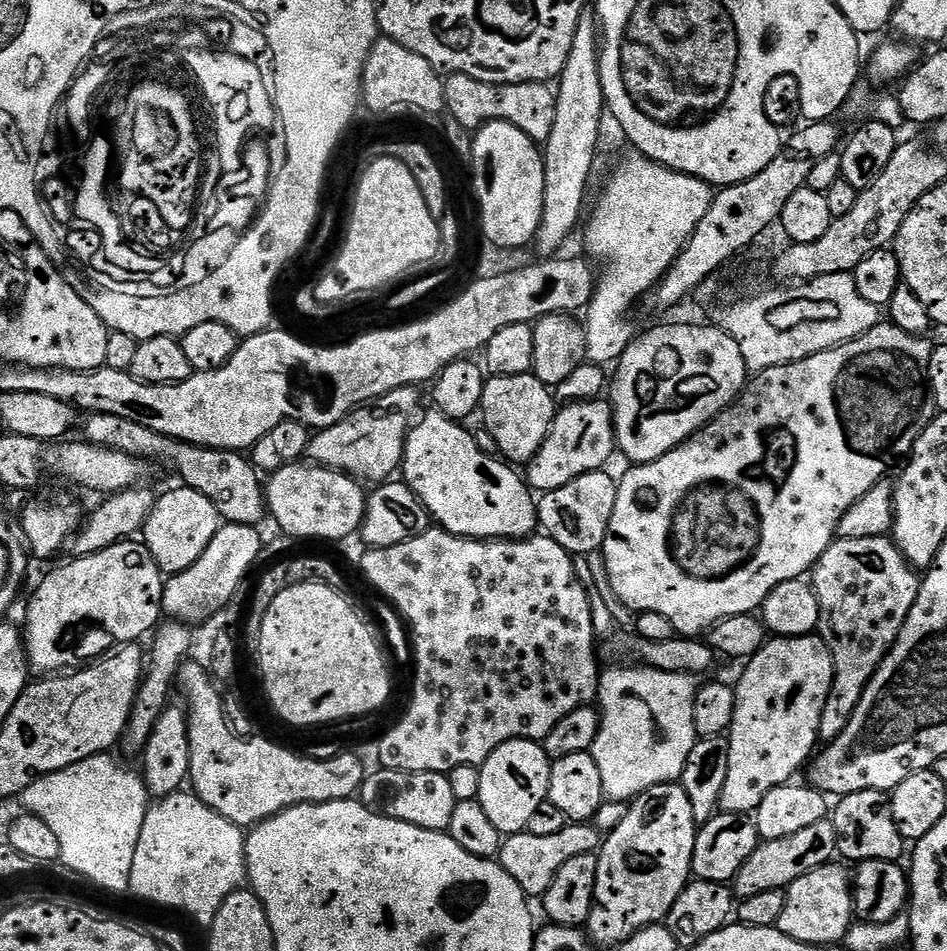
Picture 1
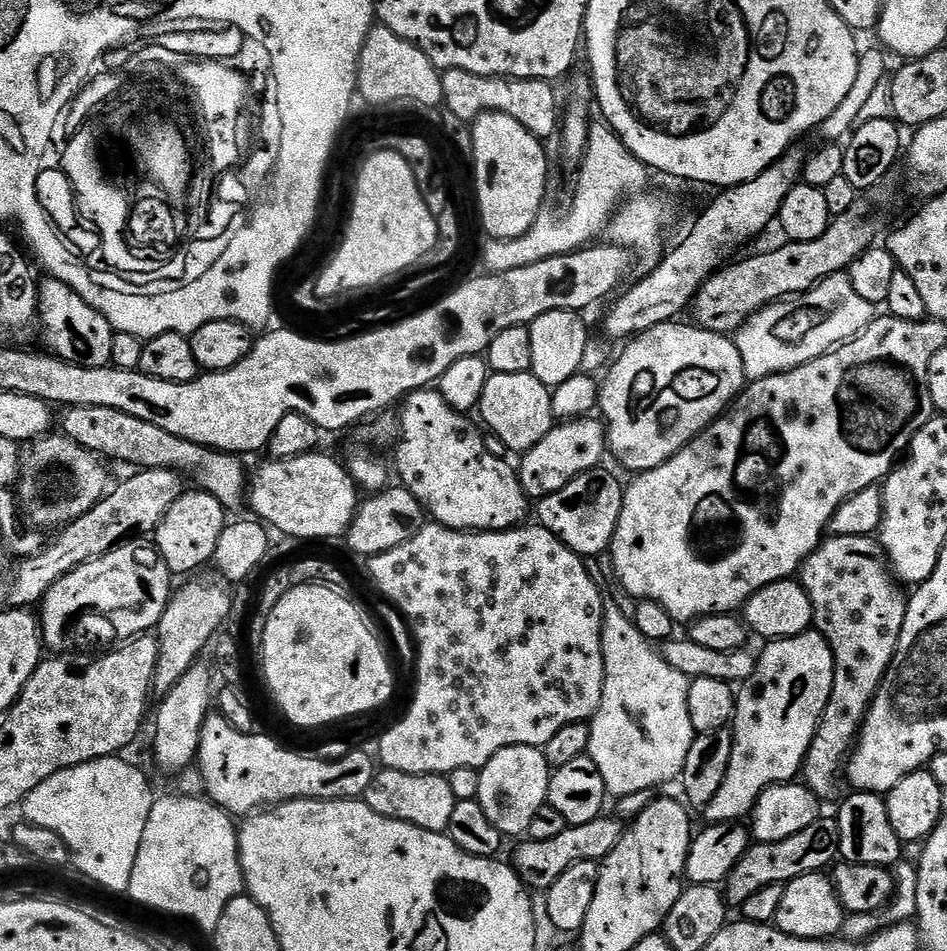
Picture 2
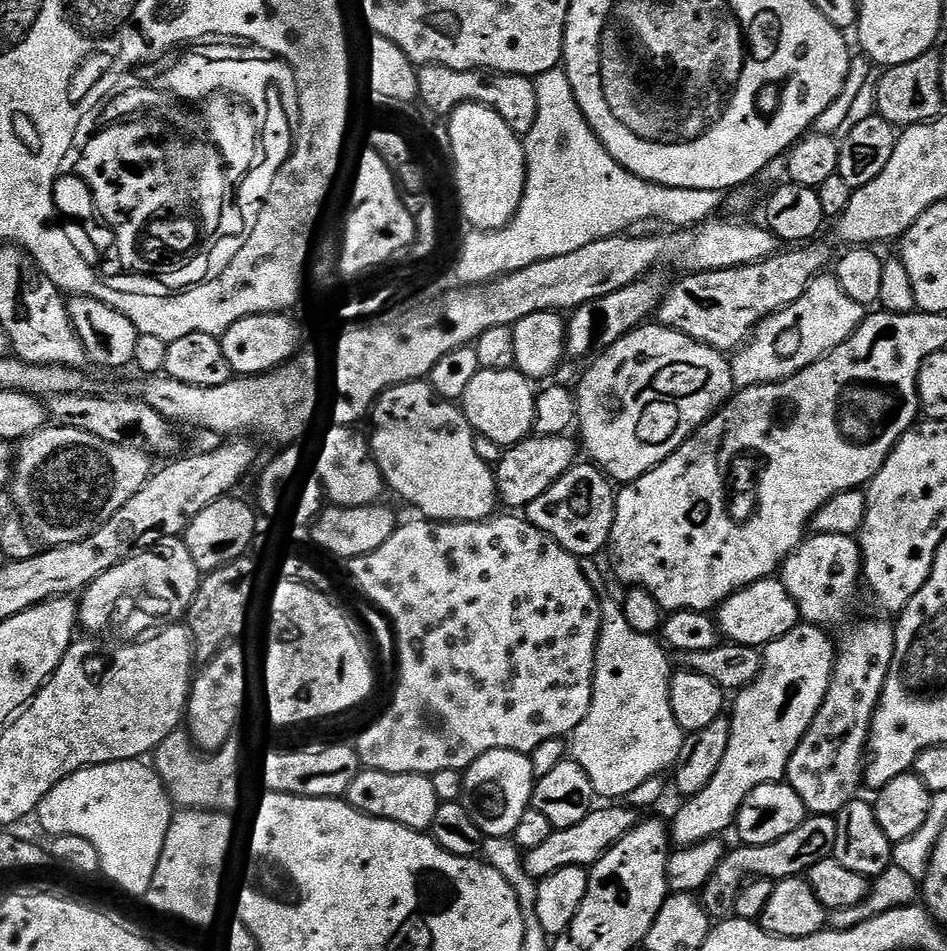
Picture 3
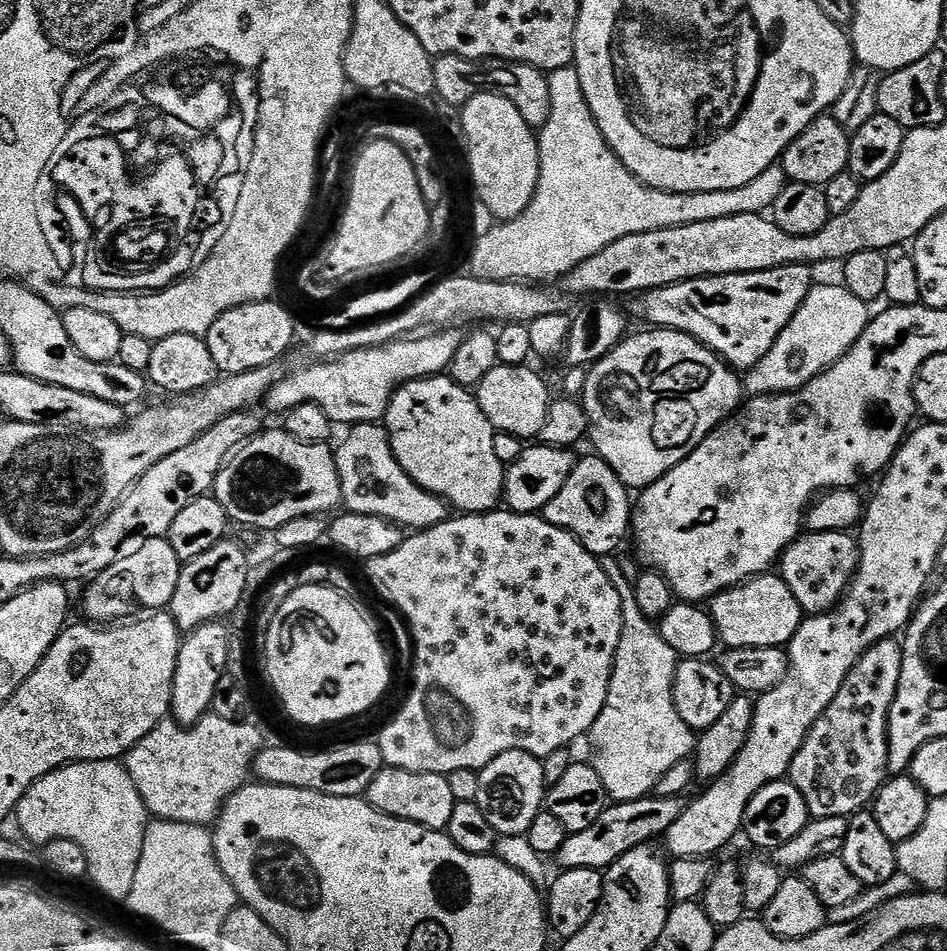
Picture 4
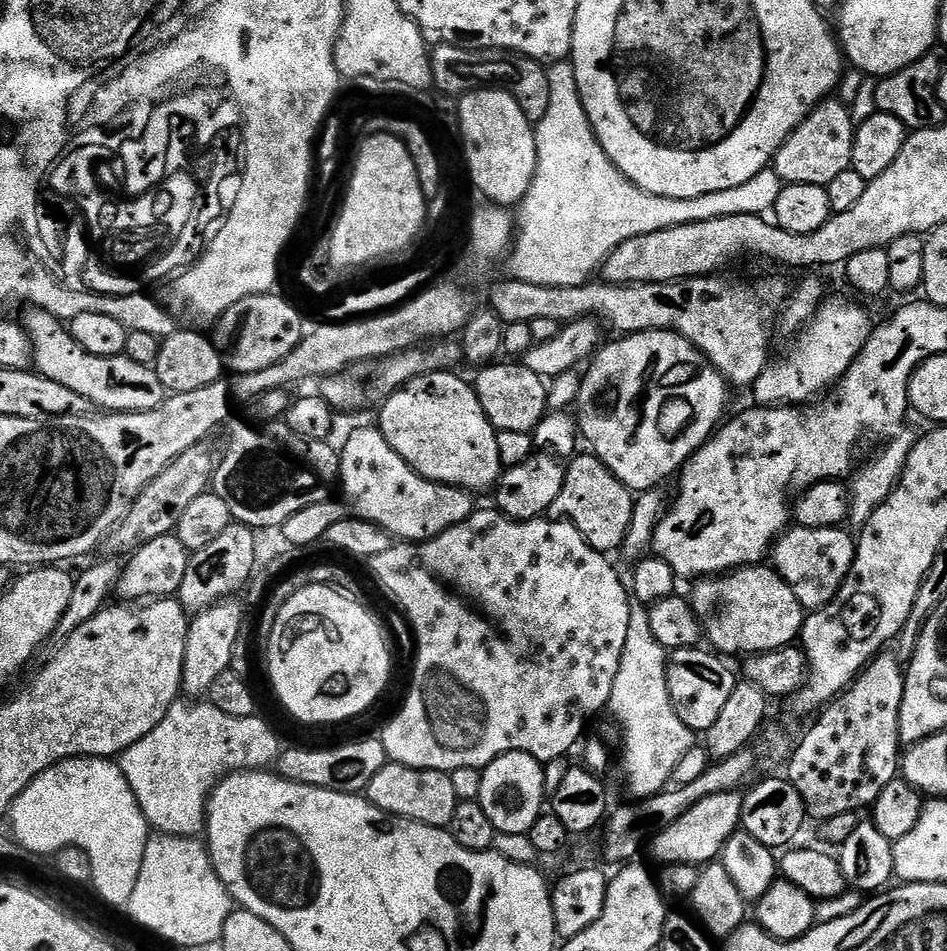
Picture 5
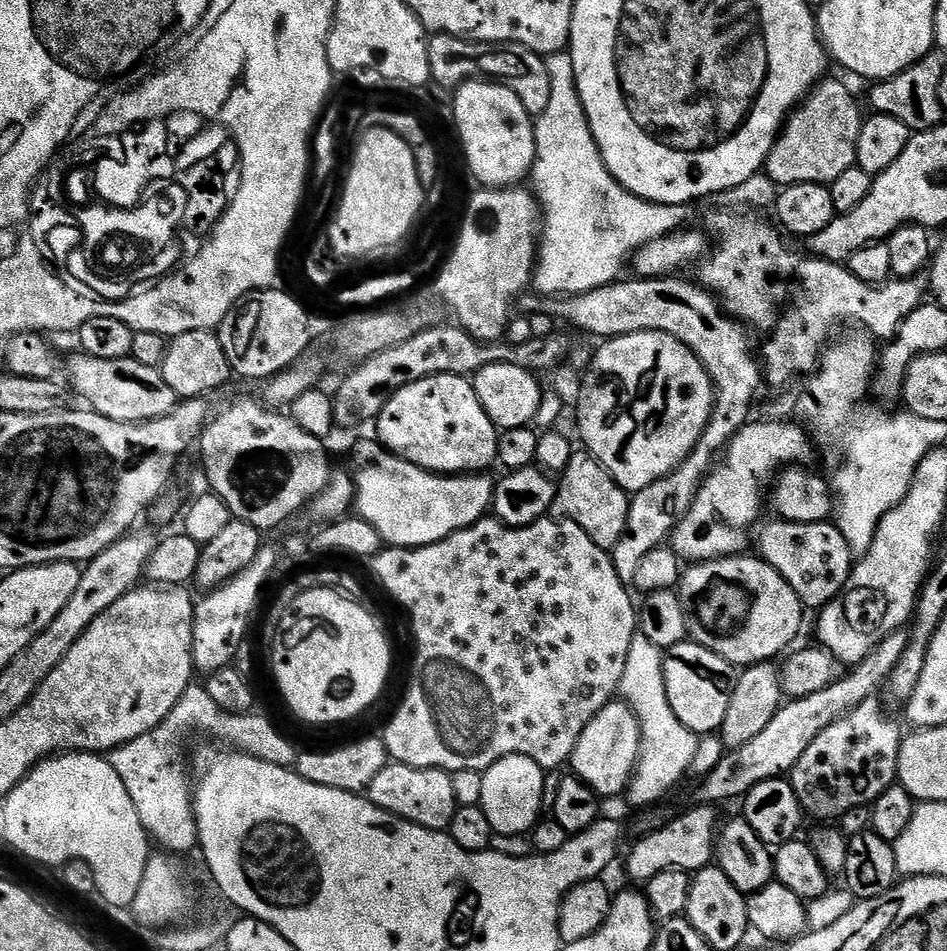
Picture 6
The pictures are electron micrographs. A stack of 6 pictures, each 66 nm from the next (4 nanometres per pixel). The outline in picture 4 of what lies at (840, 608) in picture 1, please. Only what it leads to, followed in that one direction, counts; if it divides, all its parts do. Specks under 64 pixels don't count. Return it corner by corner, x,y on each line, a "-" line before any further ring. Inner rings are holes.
808,532
797,536
794,543
784,549
778,572
805,613
831,612
848,591
860,562
857,541
850,537
848,532
-
888,638
892,640
877,639
868,647
860,660
850,670
850,674
846,674
846,682
842,682
842,686
838,690
838,694
834,694
834,702
830,702
830,706
826,706
824,713
814,722
812,729
808,731
808,736
802,742
802,746
798,750
798,754
792,759
790,769
790,782
798,790
798,794
802,794
802,798
808,807
809,817
813,820
821,820
822,818
838,818
839,816
851,818
853,814
861,810
867,809
872,801
876,798
876,792
889,779
888,770
888,715
890,714
890,706
894,702
894,694
898,690
898,678
902,674
902,658
904,657
904,649
901,641
896,638

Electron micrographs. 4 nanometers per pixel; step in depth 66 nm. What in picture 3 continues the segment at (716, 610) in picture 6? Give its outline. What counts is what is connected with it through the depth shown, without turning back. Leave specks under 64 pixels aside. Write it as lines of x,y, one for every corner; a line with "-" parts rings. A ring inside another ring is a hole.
779,579
759,580
734,593
718,609
718,626
734,644
751,644
766,646
782,638
797,624
801,623
800,609
796,599
788,593
784,583
-
720,615
720,616
719,616

